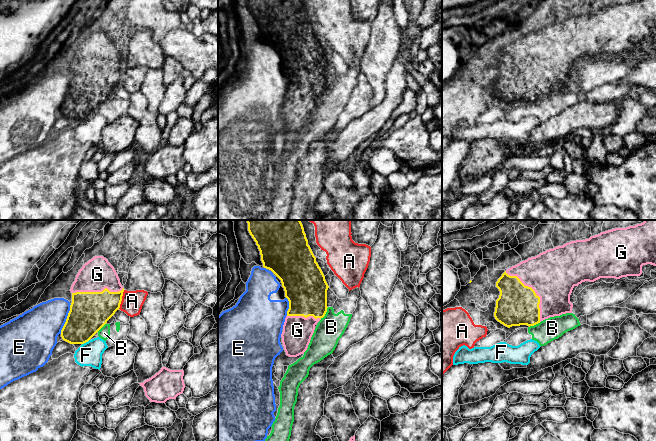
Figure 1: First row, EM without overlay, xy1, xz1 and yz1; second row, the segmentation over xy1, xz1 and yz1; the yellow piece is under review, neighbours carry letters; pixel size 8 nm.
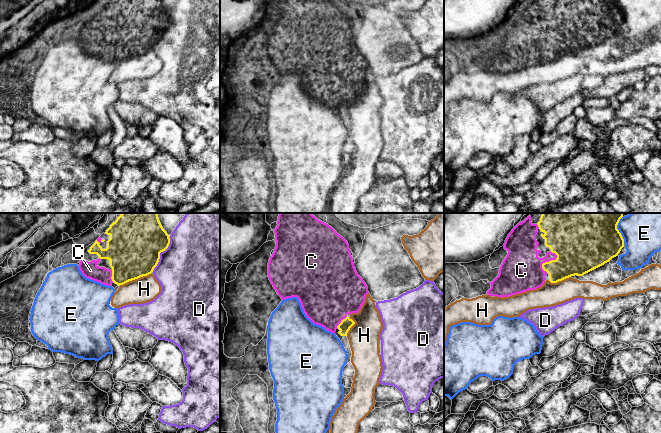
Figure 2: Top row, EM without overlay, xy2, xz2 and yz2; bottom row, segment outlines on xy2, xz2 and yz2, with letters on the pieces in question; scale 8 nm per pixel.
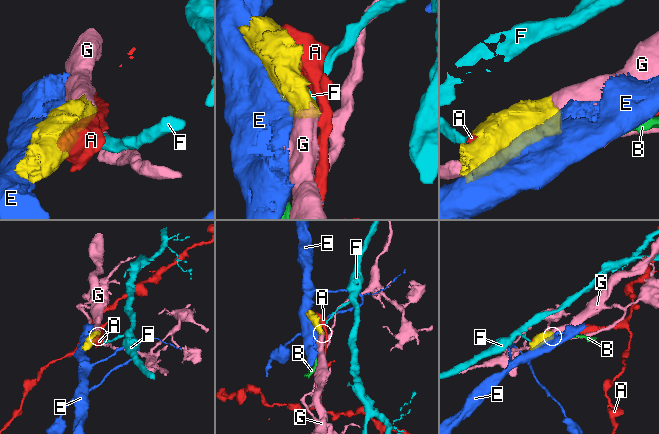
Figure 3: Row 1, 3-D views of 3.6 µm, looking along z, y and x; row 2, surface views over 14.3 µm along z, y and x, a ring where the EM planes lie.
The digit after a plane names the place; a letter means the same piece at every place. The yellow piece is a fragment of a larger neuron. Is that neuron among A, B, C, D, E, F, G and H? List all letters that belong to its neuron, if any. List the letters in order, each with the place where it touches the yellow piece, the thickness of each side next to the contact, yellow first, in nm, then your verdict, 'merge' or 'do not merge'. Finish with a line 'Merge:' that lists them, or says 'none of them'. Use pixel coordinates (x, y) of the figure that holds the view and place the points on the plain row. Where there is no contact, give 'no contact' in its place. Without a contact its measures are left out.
A: contact xy1 (121, 75); calibres 300 and 180 nm; do not merge
B: contact xz1 (325, 89); calibres 340 and 220 nm; do not merge
C: contact yz2 (549, 37); calibres 360 and 340 nm; merge
D: contact xy2 (160, 28); calibres 420 and 460 nm; do not merge
E: contact xy1 (66, 95); calibres 320 and 340 nm; do not merge
F: contact xy1 (85, 118); calibres 320 and 190 nm; do not merge
G: contact yz1 (534, 68); calibres 320 and 380 nm; merge
H: contact xy2 (135, 54); calibres 420 and 200 nm; do not merge
Merge: C, G

